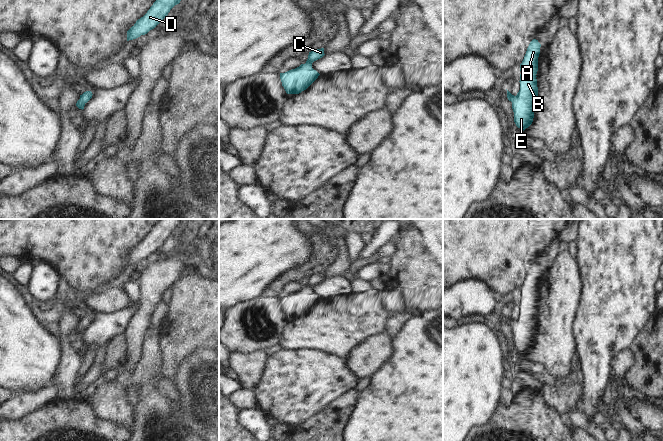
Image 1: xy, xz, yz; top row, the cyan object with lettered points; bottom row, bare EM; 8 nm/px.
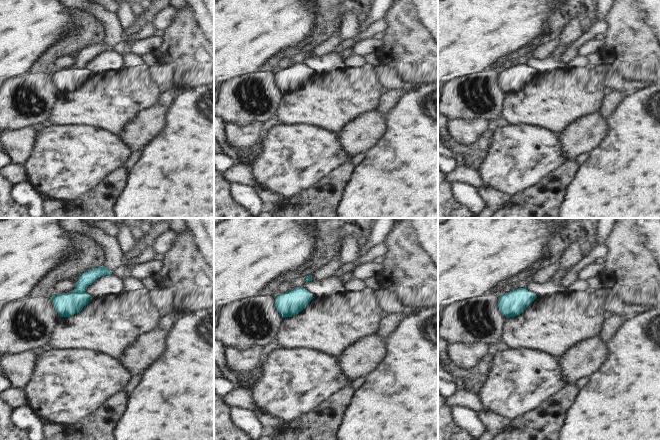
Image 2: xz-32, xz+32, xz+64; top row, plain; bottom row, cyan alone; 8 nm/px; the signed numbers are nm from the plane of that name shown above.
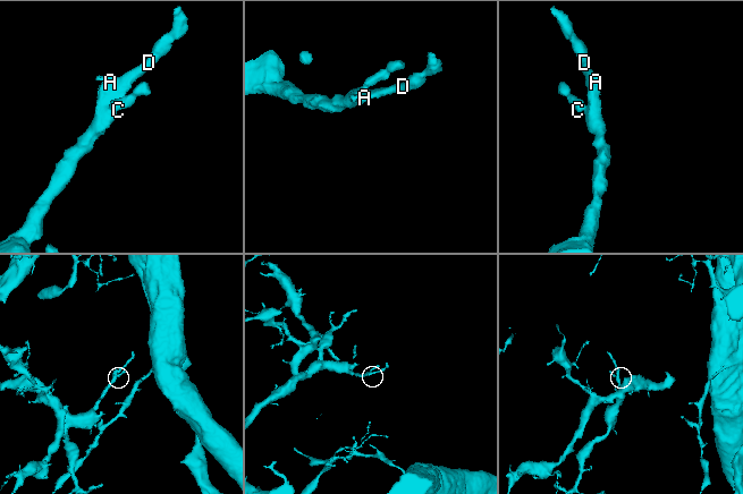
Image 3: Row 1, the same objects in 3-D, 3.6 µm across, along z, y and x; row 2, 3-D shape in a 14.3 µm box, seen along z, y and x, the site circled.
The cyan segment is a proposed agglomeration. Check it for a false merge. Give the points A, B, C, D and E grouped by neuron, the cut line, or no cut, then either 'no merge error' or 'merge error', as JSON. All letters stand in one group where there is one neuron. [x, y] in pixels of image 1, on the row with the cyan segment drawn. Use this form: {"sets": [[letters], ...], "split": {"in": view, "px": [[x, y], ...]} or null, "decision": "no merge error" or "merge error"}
{"sets": [["A", "B", "C", "D", "E"]], "split": null, "decision": "no merge error"}

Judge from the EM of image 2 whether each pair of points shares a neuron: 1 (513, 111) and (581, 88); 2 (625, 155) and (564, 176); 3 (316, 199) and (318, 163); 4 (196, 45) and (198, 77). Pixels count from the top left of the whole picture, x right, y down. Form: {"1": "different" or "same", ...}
{"1": "same", "2": "different", "3": "different", "4": "same"}

